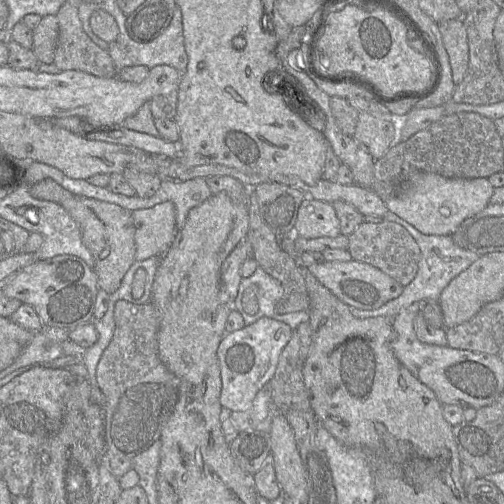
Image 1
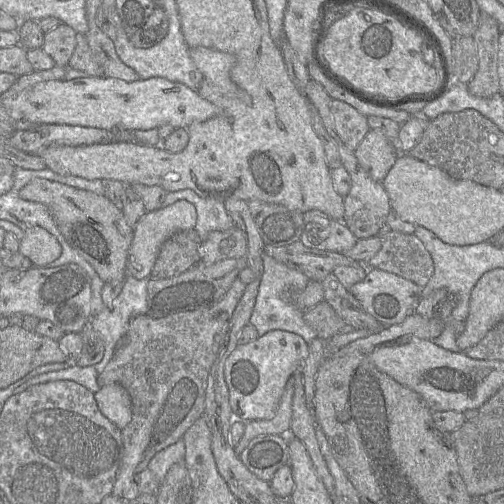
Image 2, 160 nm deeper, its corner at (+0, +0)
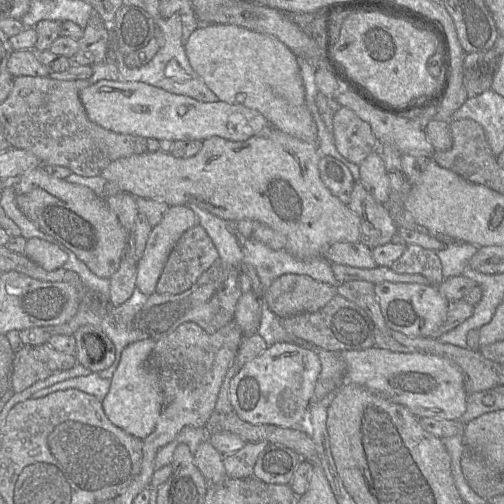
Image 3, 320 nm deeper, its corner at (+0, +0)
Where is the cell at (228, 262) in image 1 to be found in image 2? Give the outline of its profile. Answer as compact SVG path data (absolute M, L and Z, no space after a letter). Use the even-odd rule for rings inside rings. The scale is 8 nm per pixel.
M238 277L224 297L210 309L182 312L157 319L147 314L130 319L126 332L129 342L114 352L111 360L97 377L100 388L112 383L122 385L129 393L132 402L131 421L121 430L123 458L112 495L122 497L125 485L131 482L134 476L147 469L155 454L177 443L186 431L203 416L209 373L225 344L231 318L245 289L246 284Z

